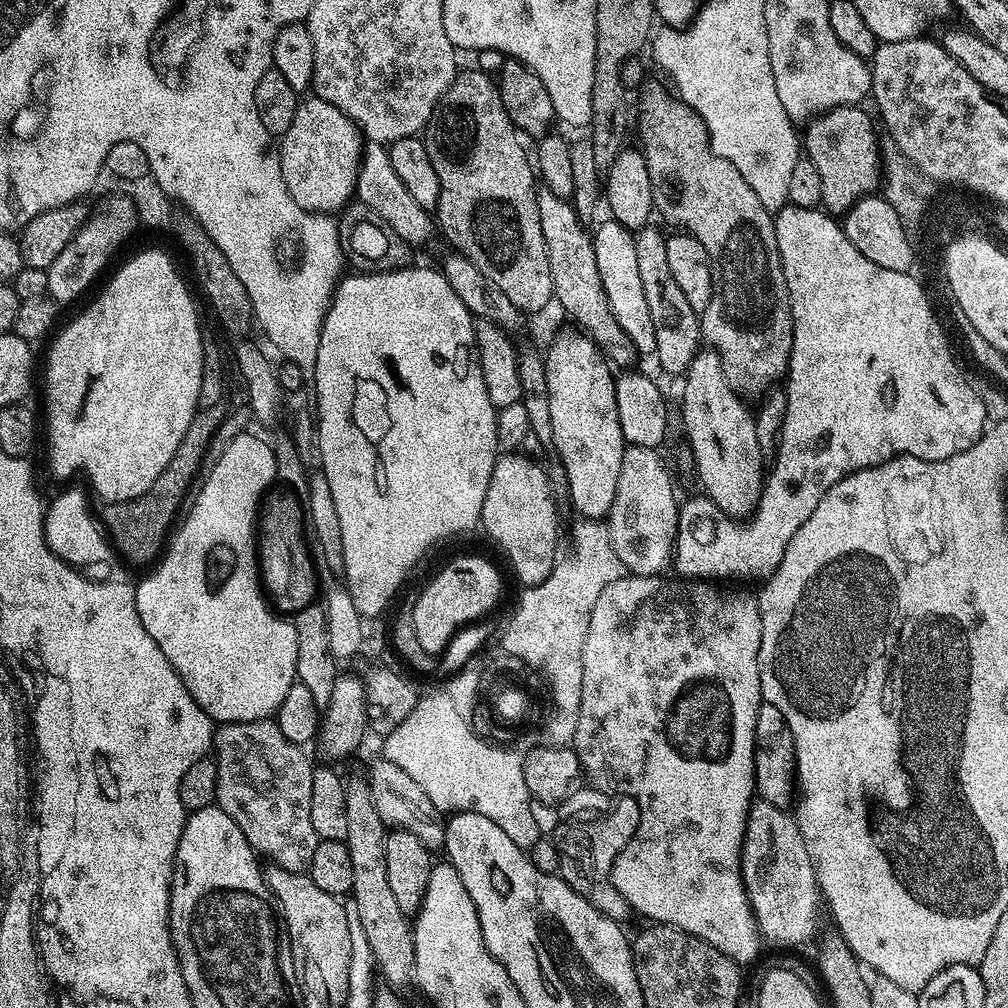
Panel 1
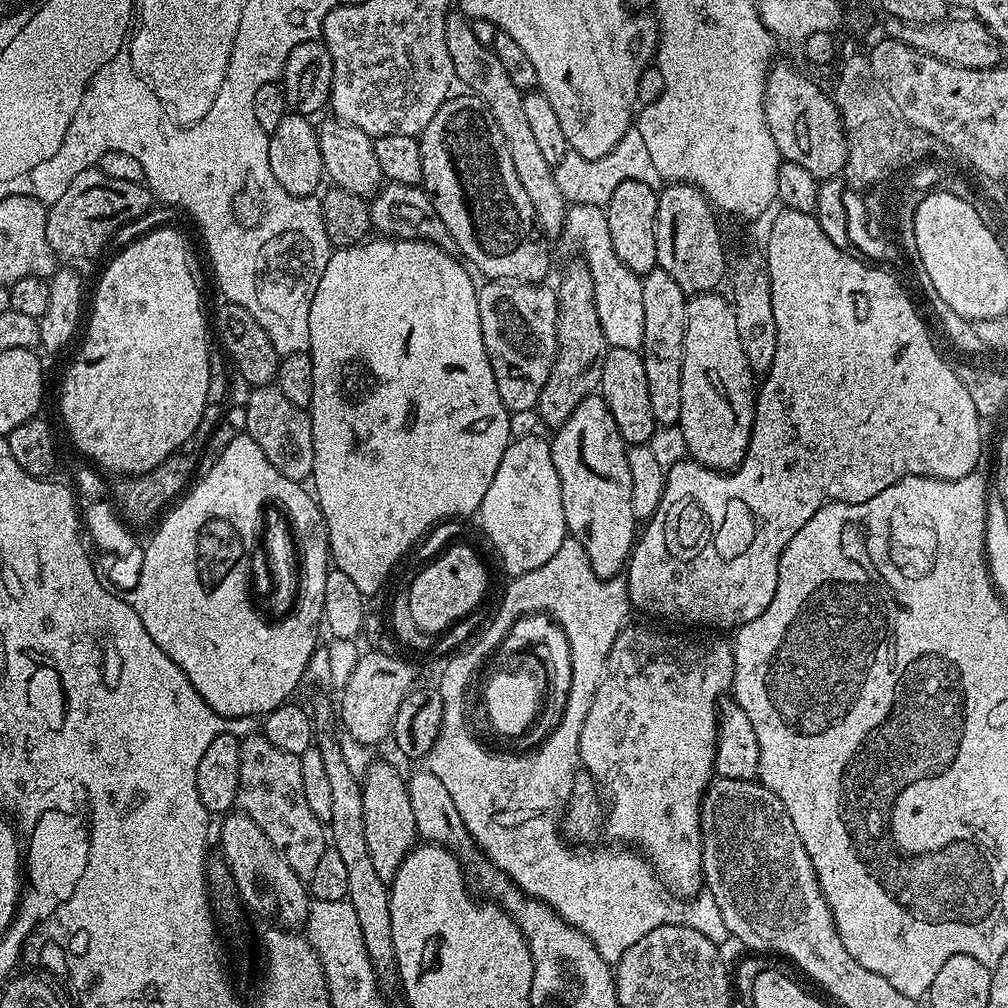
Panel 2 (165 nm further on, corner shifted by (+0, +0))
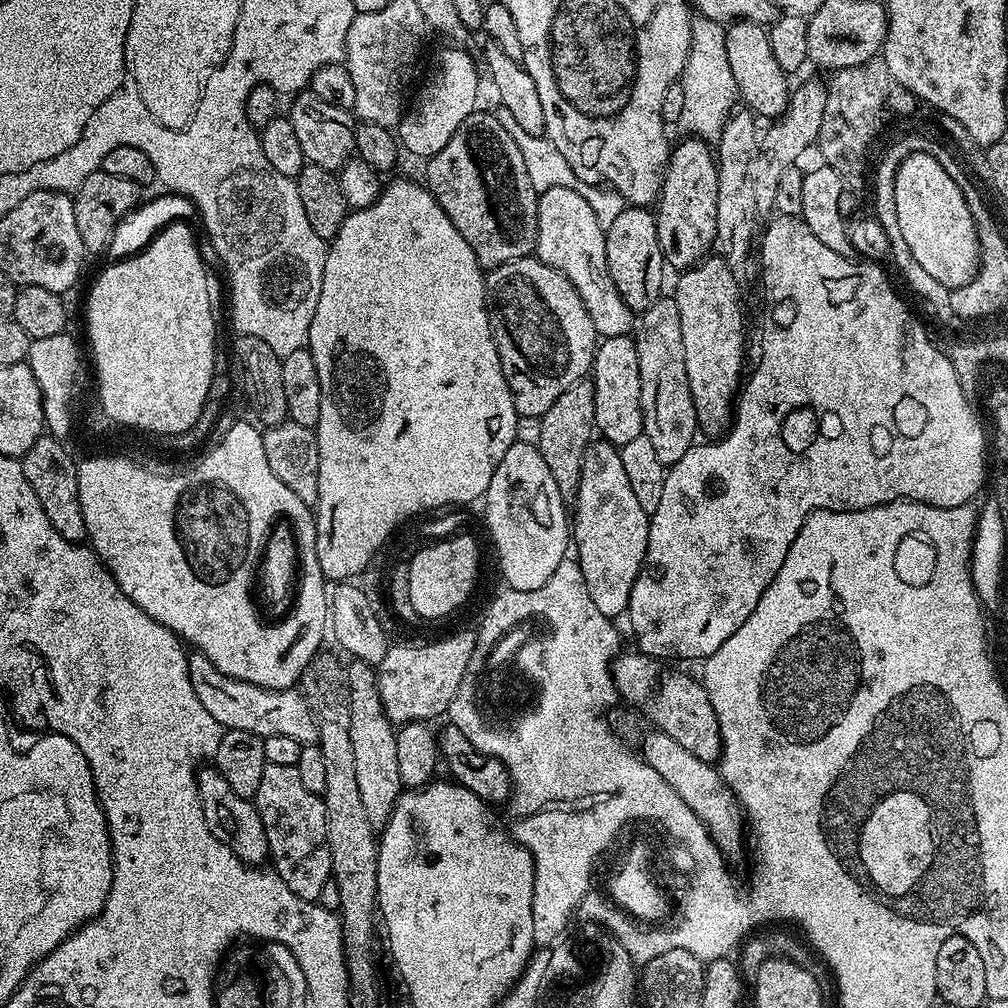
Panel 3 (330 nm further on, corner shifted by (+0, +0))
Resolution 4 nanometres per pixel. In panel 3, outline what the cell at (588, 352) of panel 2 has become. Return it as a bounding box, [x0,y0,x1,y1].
[538,379,596,505]

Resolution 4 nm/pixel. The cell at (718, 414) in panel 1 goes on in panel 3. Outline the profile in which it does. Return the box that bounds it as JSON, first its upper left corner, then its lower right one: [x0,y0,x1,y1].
[674,254,744,438]

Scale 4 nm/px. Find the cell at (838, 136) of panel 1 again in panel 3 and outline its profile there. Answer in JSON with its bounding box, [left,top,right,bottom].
[724,20,790,118]

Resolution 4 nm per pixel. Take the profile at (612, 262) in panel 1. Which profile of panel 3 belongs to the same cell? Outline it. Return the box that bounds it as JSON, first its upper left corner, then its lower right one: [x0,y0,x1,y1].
[534,186,634,337]

